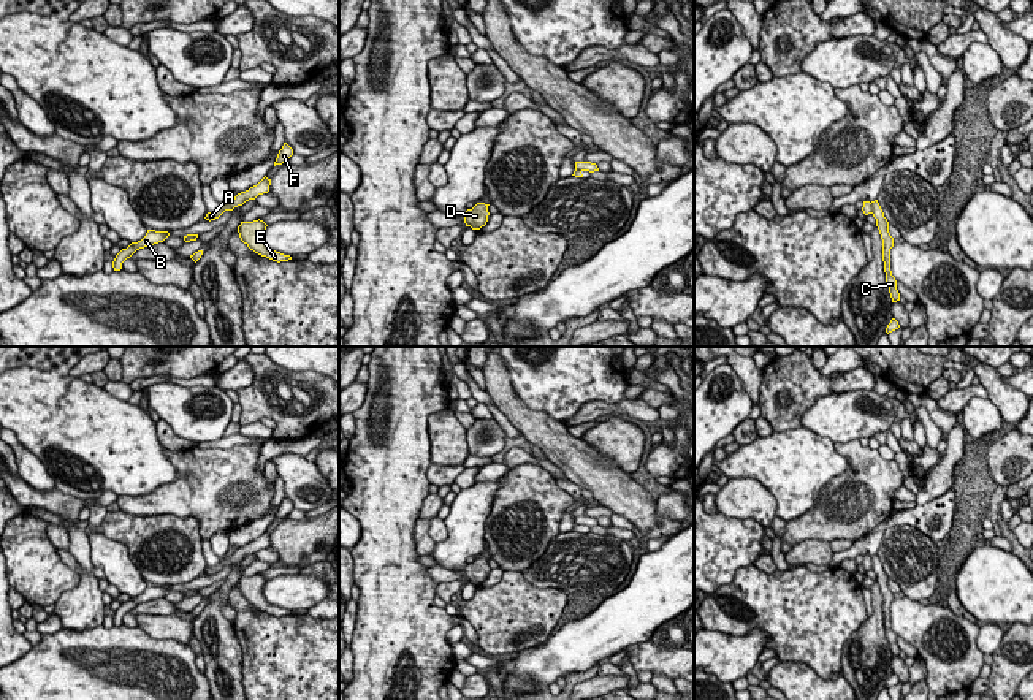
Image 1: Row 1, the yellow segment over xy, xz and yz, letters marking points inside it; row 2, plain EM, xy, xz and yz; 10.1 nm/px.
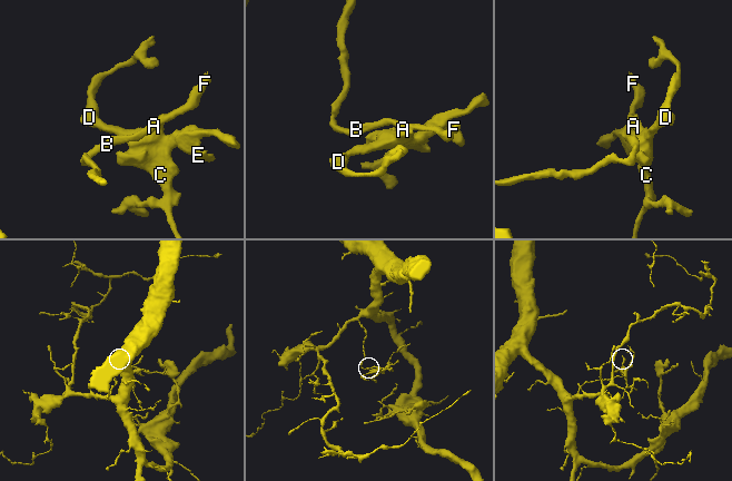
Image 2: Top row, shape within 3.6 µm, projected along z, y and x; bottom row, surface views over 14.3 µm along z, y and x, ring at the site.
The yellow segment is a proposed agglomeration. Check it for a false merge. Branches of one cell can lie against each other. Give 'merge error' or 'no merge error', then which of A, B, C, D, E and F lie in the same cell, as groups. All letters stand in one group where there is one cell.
merge error | A C D E / B F

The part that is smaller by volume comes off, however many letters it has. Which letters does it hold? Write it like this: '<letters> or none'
A, C, D, E

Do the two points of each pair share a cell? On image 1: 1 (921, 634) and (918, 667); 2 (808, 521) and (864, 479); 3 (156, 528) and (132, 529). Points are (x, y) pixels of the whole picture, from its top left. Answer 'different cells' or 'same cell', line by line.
1: different cells
2: same cell
3: same cell

